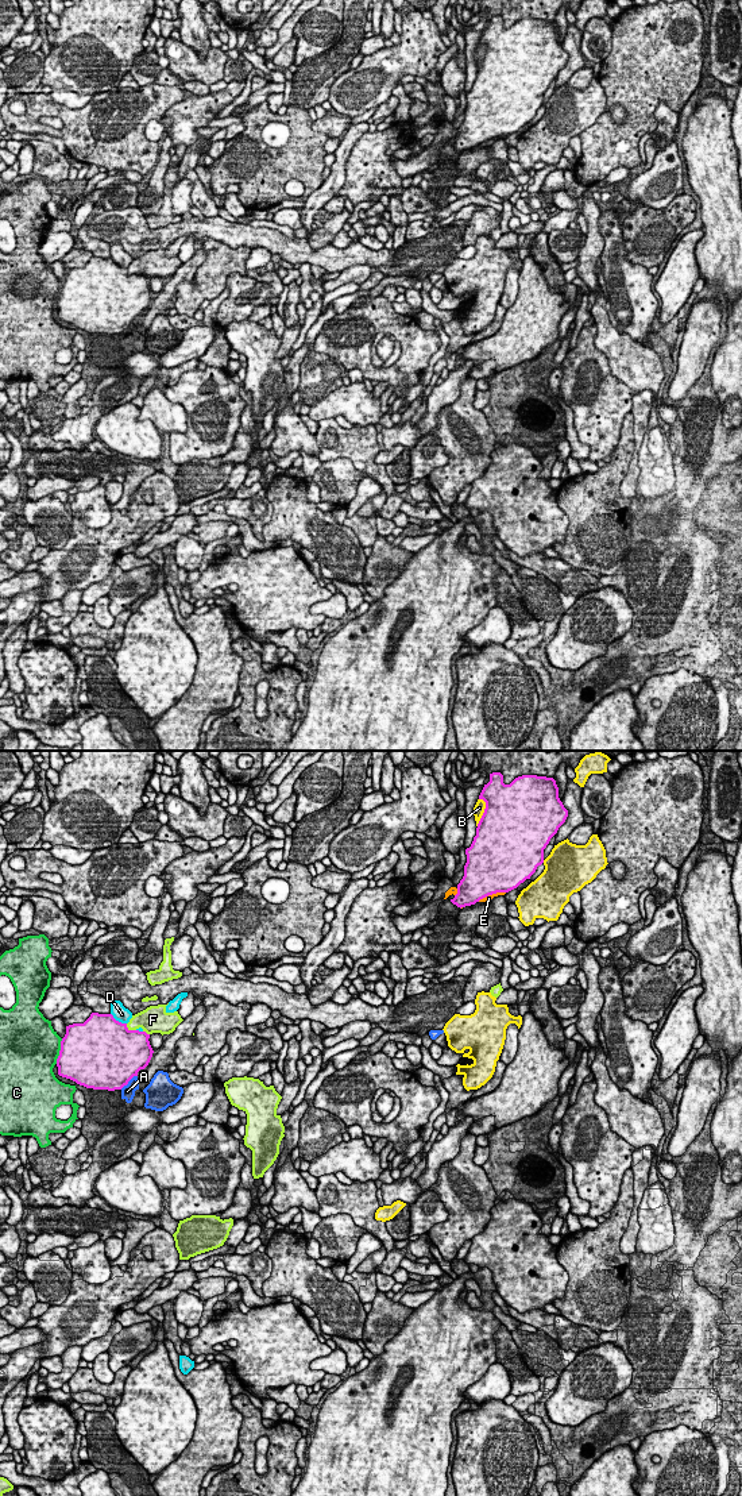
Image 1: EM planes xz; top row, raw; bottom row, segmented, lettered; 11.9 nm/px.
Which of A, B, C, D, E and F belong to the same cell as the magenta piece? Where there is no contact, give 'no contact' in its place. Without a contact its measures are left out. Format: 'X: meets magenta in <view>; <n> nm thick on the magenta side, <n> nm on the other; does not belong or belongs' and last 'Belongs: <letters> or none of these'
A: meets magenta in xz; 500 nm thick on the magenta side, 160 nm on the other; does not belong
B: meets magenta in xz; 550 nm thick on the magenta side, 130 nm on the other; does not belong
C: meets magenta in xz; 500 nm thick on the magenta side, 500 nm on the other; does not belong
D: meets magenta in xz; 500 nm thick on the magenta side, 190 nm on the other; does not belong
E: meets magenta in xz; 500 nm thick on the magenta side, 70 nm on the other; does not belong
F: meets magenta in xz; 500 nm thick on the magenta side, 240 nm on the other; does not belong
Belongs: none of these

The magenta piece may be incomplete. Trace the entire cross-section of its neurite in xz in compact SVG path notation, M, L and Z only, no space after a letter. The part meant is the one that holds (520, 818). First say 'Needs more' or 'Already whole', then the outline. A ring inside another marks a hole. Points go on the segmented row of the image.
Already whole. M492 772L479 799L486 802L486 809L476 836L465 849L467 863L457 894L451 899L460 909L496 892L509 892L530 879L544 863L544 849L568 817L568 810L559 798L556 780L546 776L522 775L505 784L503 775Z

